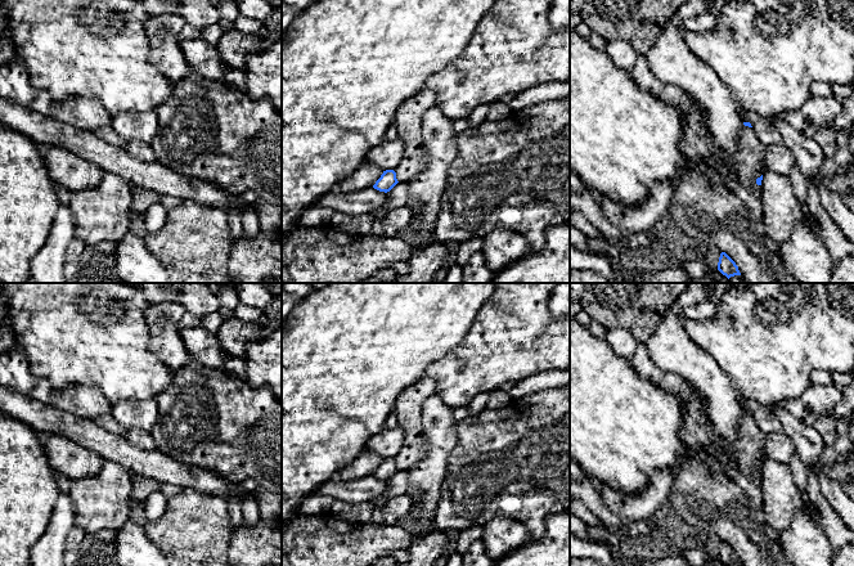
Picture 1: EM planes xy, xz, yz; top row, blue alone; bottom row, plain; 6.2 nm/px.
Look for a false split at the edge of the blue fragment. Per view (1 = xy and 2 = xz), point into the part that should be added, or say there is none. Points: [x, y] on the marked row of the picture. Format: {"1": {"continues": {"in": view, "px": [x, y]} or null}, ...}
{"1": {"continues": null}, "2": {"continues": null}}

